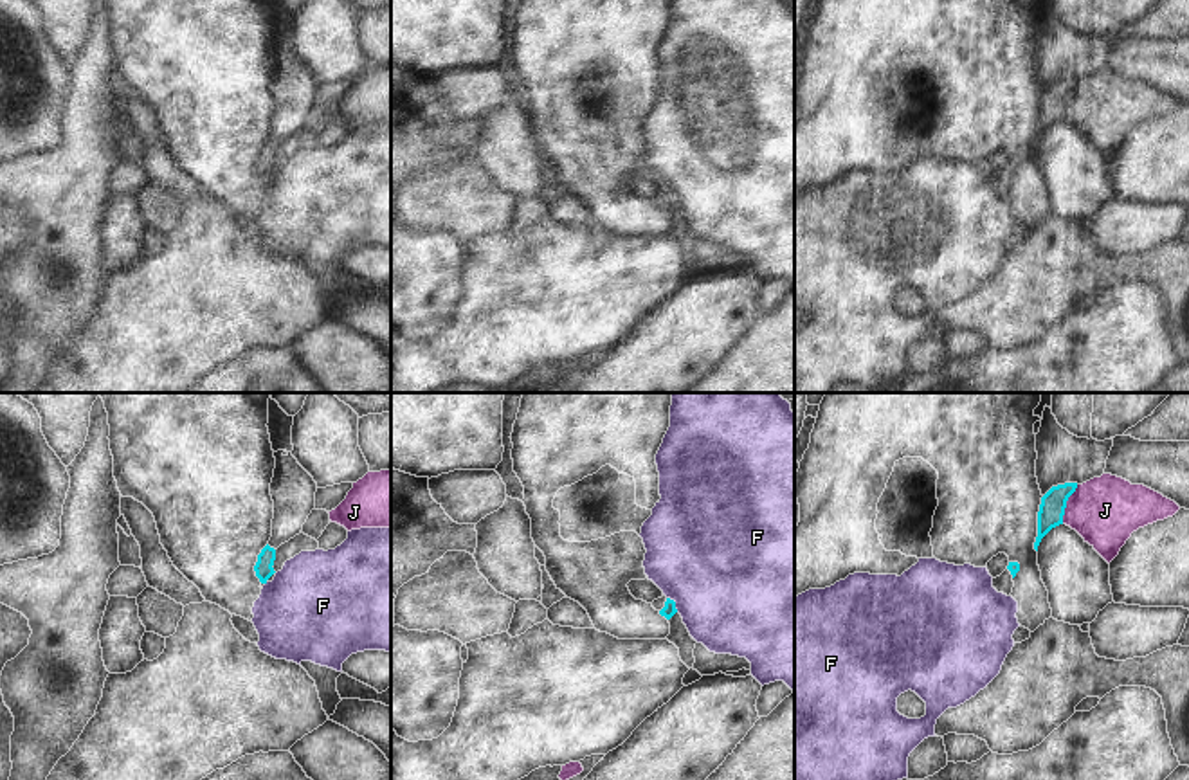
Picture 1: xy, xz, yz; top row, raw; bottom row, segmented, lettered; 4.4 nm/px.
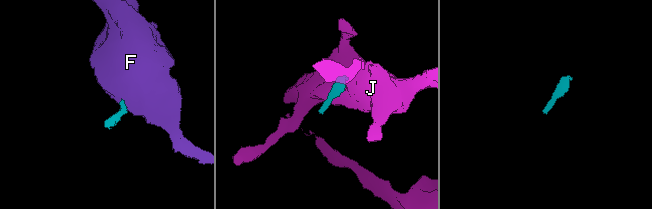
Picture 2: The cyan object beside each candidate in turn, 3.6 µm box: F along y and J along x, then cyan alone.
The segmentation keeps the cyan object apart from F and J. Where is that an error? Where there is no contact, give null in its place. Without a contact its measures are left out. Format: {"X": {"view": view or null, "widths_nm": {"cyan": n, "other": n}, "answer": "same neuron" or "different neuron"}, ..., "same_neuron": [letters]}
{"F": {"view": "xz", "widths_nm": {"cyan": 60, "other": 500}, "answer": "different neuron"}, "J": {"view": "yz", "widths_nm": {"cyan": 110, "other": 300}, "answer": "different neuron"}, "same_neuron": []}

